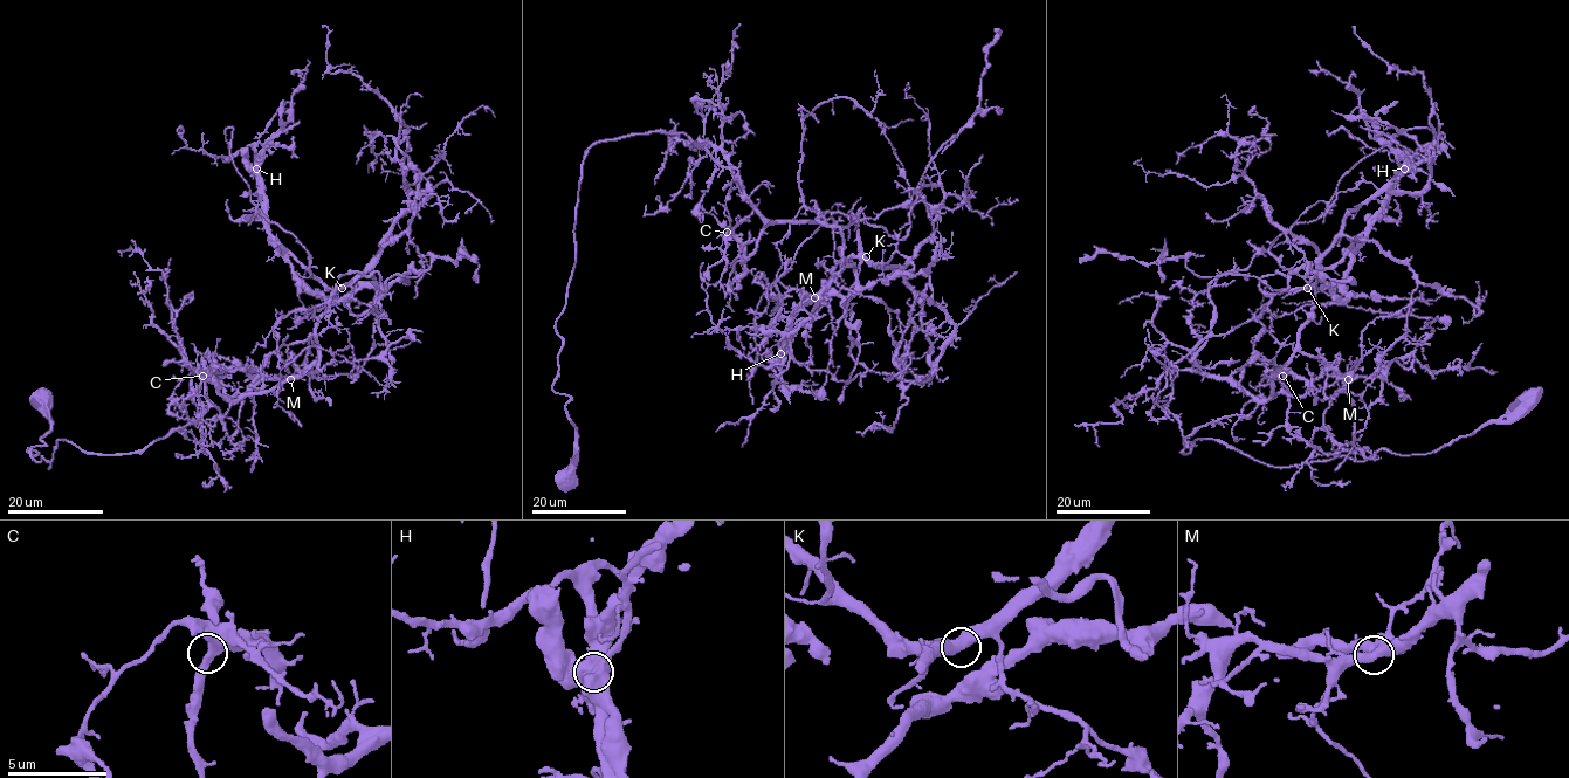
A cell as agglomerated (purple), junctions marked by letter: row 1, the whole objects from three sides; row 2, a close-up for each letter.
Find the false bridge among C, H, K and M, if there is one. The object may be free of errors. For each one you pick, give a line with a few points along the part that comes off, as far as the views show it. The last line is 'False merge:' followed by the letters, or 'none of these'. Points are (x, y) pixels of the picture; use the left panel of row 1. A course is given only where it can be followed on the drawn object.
H: foreign part runs (256, 169), (263, 226), (330, 287), (357, 277), (431, 193), (403, 177), (399, 116), (327, 68), (322, 25)
False merge: H

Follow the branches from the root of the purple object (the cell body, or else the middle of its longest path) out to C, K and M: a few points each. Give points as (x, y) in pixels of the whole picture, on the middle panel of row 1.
C: (564, 475), (556, 319), (584, 153), (687, 135), (737, 171), (764, 224), (749, 256), (727, 232)
K: (564, 475), (556, 319), (593, 145), (685, 133), (766, 219), (837, 226), (851, 291), (866, 256)
M: (564, 475), (556, 319), (593, 145), (685, 133), (766, 219), (837, 226), (843, 269), (814, 297)

